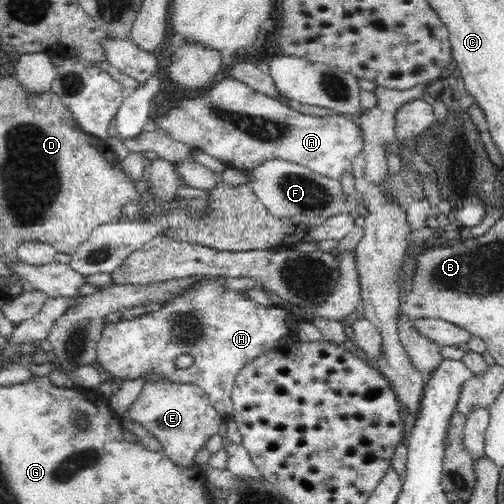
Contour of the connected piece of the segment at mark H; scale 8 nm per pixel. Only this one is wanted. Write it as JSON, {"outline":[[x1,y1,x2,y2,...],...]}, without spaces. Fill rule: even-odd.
{"outline":[[206,277,196,279,190,288,162,302,157,311,144,312,129,321,104,324,97,346,97,360,116,381,125,378,136,380,149,374,158,374,164,381,196,385,208,395,217,413,222,418,227,418,233,414,230,396,238,370,261,354,274,350,274,344,281,338,290,339,297,331,297,322,298,319,282,305,266,306,256,303,246,291,228,288,224,278],[182,354,190,354,194,358,194,364,189,368,176,367,174,360]]}

